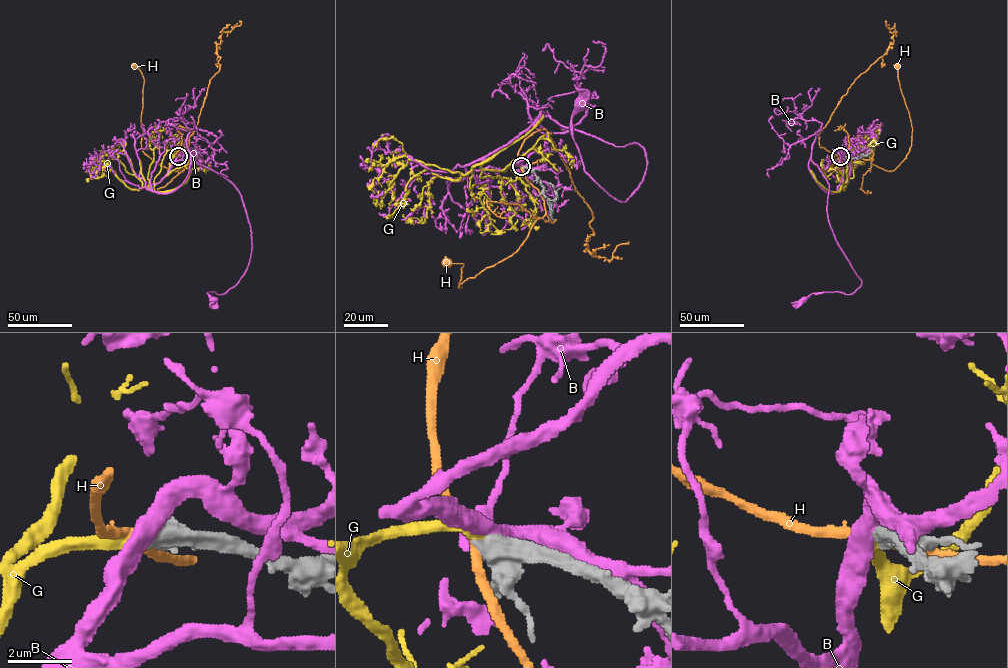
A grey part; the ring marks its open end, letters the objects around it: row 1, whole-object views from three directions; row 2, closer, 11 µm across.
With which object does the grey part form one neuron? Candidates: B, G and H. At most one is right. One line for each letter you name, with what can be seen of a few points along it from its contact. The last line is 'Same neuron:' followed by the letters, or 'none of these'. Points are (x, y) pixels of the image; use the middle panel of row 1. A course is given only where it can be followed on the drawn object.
G: it runs (521, 166), (493, 171), (476, 164), (456, 179), (435, 176), (429, 182), (424, 221), (406, 220), (403, 214)
Same neuron: G

